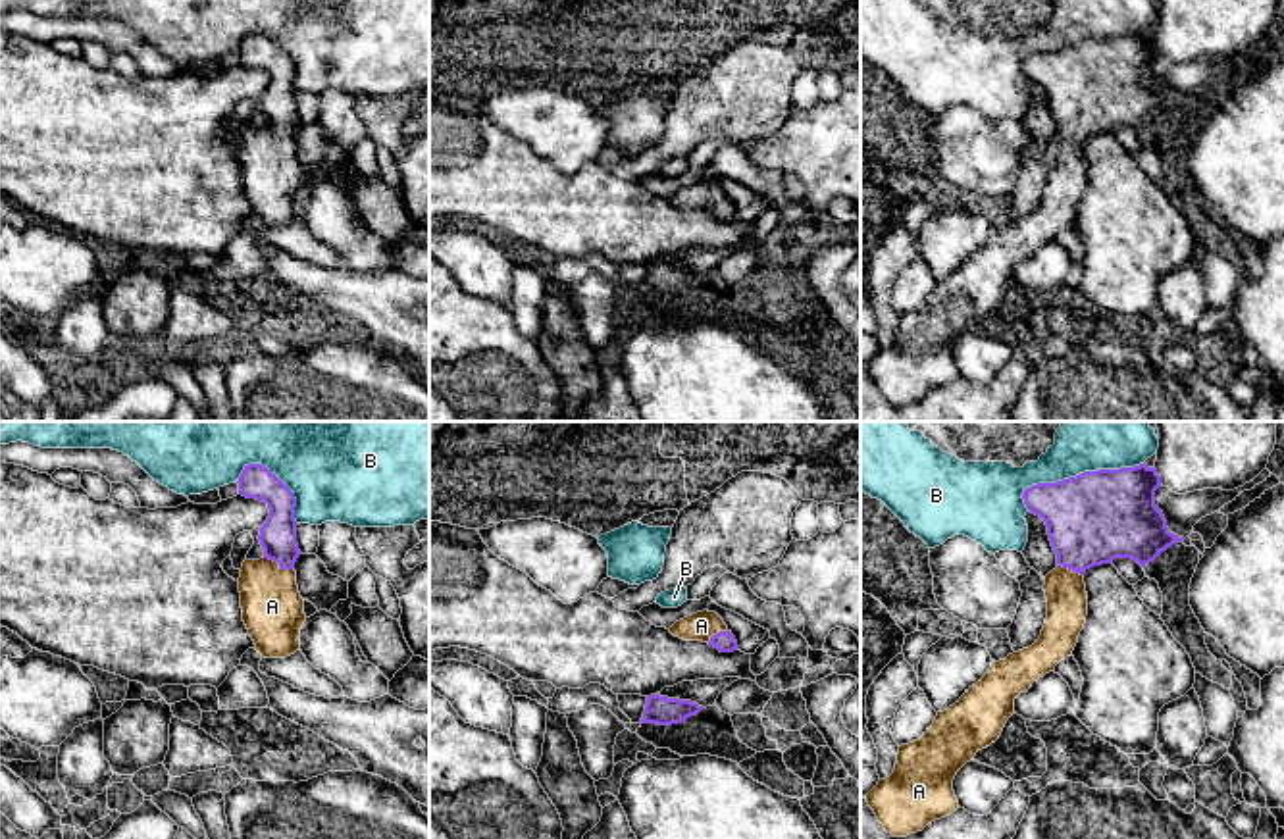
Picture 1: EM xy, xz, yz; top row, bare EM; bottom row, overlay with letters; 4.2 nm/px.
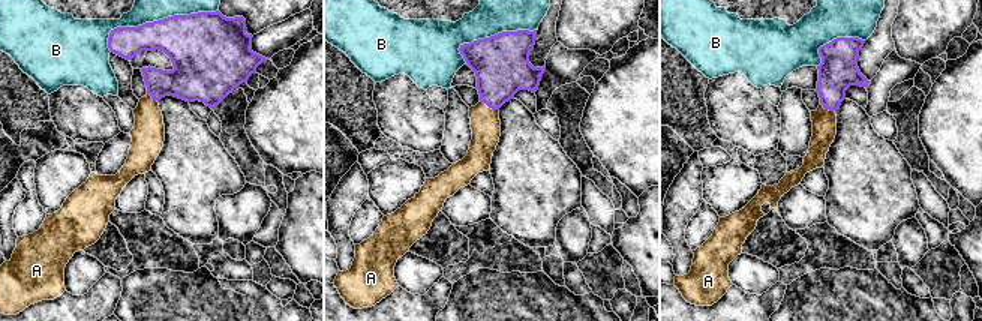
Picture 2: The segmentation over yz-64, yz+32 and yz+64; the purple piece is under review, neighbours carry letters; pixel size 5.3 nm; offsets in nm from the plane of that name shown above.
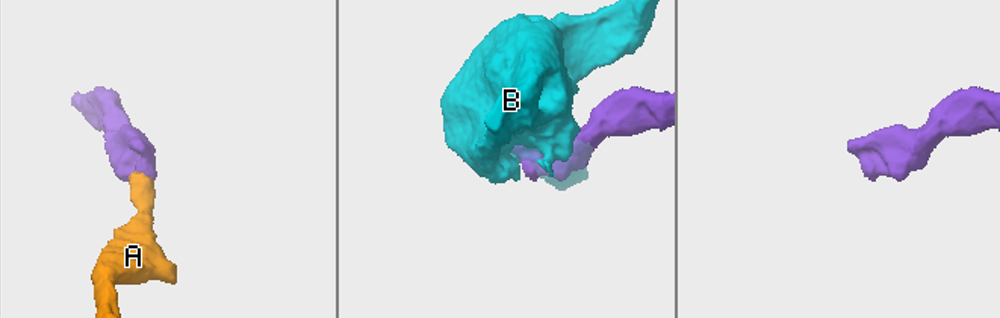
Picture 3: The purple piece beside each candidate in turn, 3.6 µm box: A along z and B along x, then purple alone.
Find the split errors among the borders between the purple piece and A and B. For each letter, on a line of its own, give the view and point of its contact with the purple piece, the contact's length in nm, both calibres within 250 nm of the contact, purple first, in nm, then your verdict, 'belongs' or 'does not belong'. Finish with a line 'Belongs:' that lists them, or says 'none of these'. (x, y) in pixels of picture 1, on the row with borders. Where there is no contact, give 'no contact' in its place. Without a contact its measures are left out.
A: xy (278, 562) | 140 nm | 160/260 nm | belongs
B: yz (1080, 474) | 550 nm | 380/360 nm | does not belong
Belongs: A

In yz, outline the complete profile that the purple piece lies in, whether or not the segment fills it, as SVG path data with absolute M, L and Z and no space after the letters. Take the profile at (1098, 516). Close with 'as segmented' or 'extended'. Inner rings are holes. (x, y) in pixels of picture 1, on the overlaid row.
M1143 462L1134 468L1084 471L1057 483L1038 483L1024 489L1024 504L1045 521L1057 554L1057 568L1043 577L1047 618L1041 635L1032 647L1013 652L1005 660L993 660L989 672L976 685L953 706L937 712L918 741L899 747L893 774L880 779L864 797L887 833L907 837L959 808L953 791L957 772L974 760L978 750L999 739L1007 720L1014 714L1014 699L1053 672L1061 660L1072 656L1088 616L1084 573L1090 568L1111 564L1115 558L1132 558L1143 568L1168 547L1184 541L1168 531L1163 512L1155 506L1159 487L1161 475Z | extended

